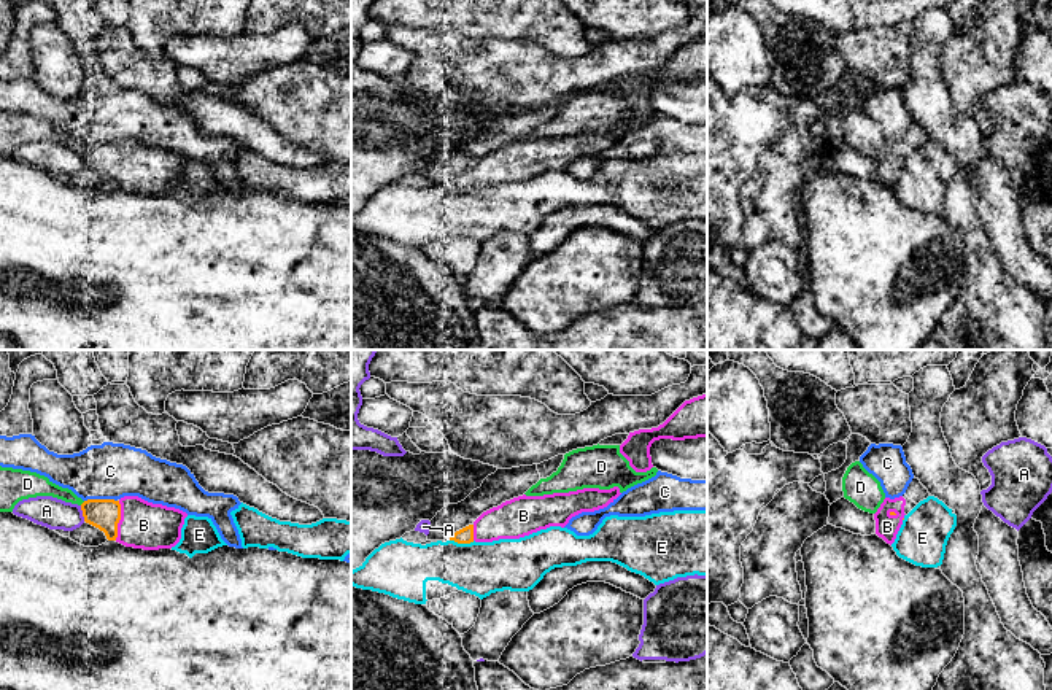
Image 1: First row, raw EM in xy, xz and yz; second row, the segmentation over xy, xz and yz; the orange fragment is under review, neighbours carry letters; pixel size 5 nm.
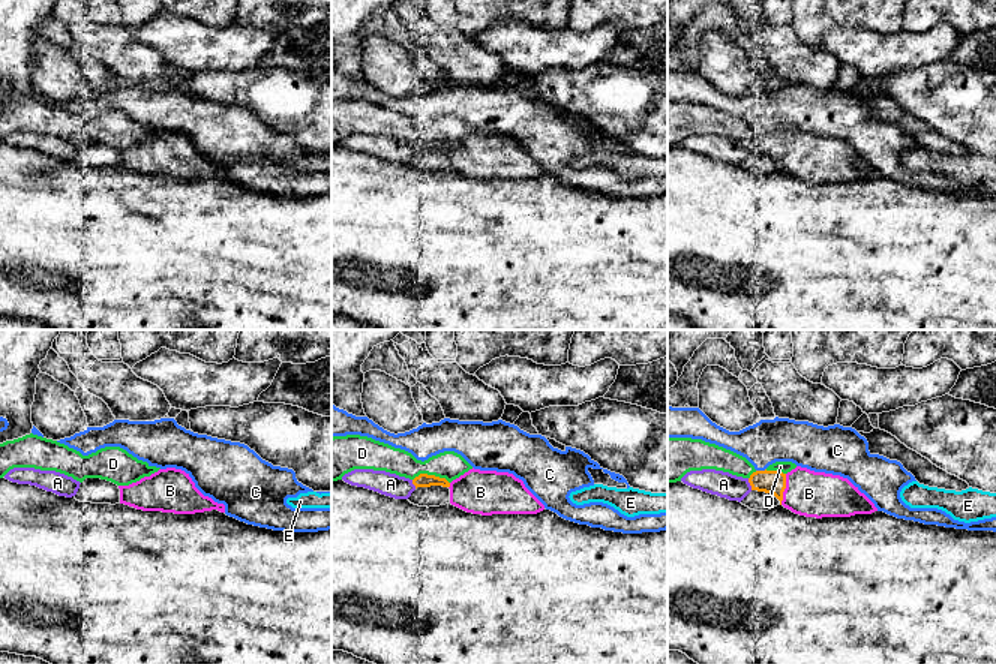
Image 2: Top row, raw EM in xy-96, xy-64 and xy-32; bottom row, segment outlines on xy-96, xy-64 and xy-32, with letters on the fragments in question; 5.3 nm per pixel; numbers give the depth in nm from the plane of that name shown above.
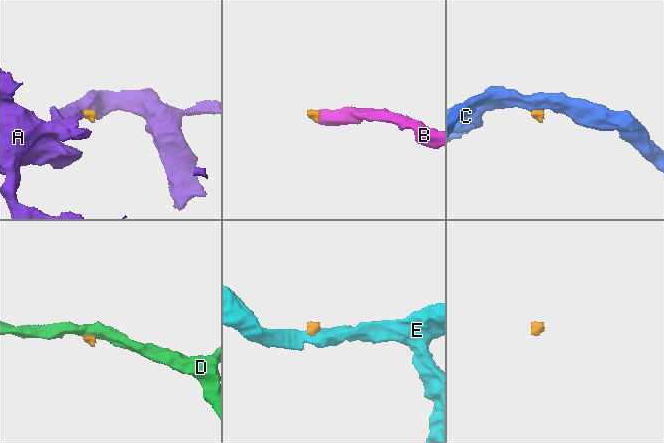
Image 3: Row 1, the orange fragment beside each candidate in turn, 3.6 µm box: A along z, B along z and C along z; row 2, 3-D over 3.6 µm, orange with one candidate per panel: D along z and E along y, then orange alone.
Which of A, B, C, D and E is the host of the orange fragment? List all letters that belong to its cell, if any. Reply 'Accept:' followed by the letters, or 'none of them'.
Accept: B

